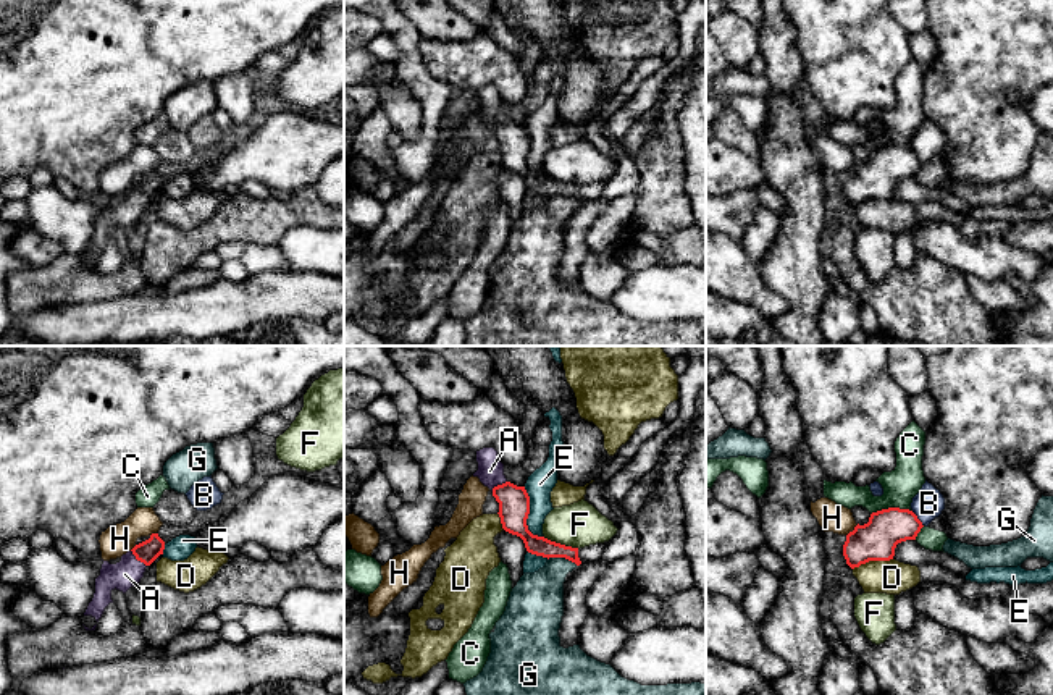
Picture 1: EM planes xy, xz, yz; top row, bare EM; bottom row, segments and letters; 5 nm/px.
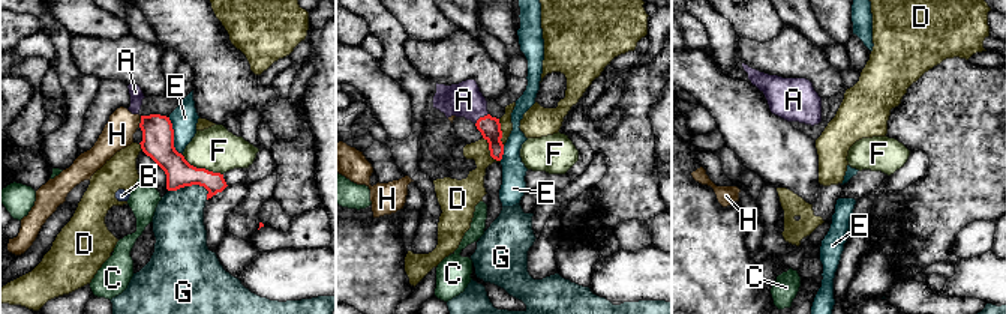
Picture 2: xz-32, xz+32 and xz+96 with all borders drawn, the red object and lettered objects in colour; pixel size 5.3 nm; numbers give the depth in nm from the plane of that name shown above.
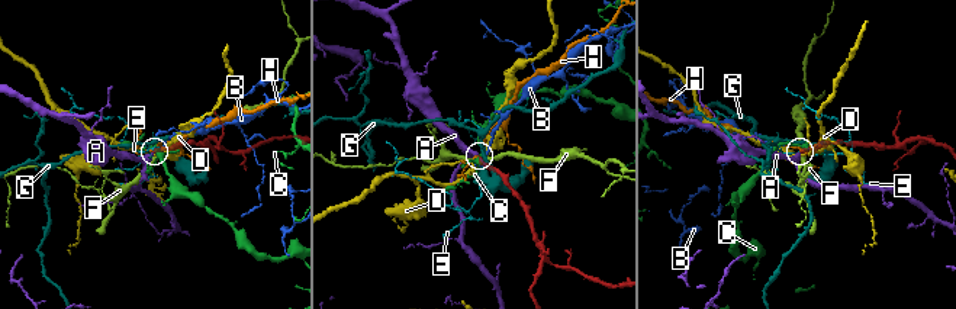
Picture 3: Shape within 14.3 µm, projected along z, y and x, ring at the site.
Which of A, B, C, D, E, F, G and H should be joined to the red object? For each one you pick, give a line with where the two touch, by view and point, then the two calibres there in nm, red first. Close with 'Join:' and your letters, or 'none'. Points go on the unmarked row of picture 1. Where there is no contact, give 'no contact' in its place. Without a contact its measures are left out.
A: contact xy (138, 197); calibres 110 and 140 nm
Join: A

